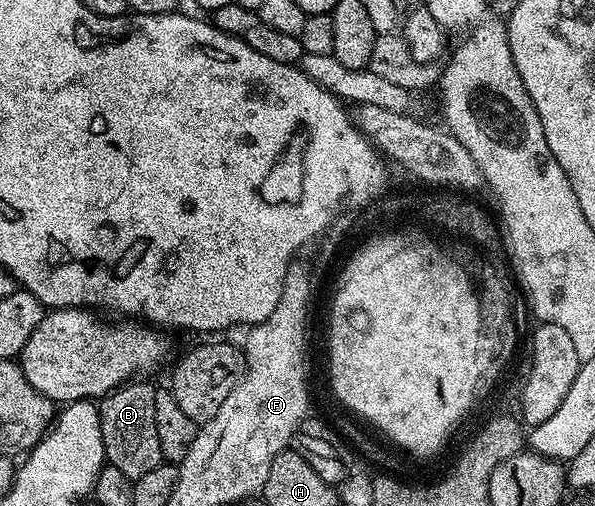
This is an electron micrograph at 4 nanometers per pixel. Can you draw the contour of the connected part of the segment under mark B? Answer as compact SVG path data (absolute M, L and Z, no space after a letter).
M130 380L110 391L99 402L106 463L134 480L163 462L159 431L155 429L156 395L157 390L149 387L145 380Z

